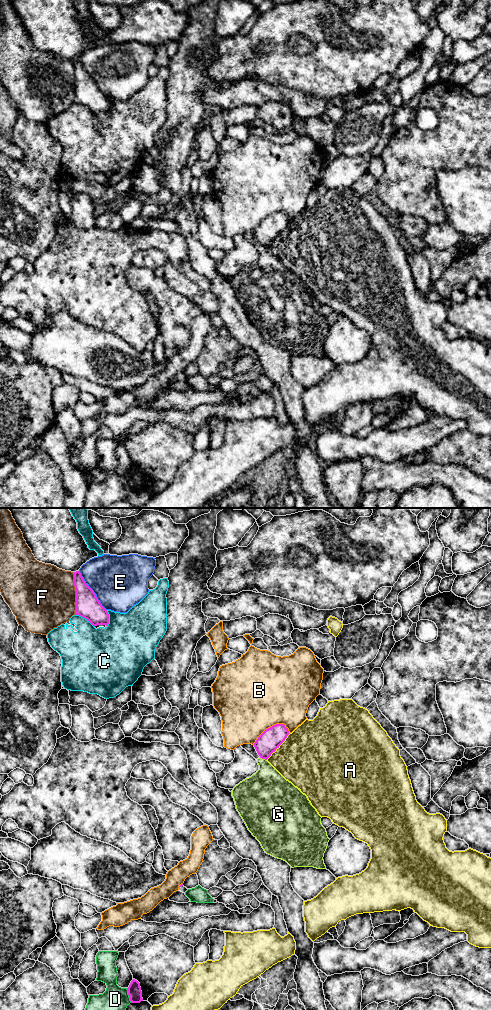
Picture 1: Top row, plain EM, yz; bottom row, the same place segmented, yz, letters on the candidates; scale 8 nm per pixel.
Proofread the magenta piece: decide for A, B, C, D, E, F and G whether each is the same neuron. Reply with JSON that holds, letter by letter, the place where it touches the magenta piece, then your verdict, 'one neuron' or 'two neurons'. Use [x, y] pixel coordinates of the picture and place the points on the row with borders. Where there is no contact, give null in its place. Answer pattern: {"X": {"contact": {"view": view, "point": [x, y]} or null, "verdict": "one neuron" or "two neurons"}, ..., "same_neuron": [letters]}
{"A": {"contact": {"view": "yz", "point": [278, 747]}, "verdict": "two neurons"}, "B": {"contact": {"view": "yz", "point": [270, 727]}, "verdict": "two neurons"}, "C": {"contact": {"view": "yz", "point": [85, 618]}, "verdict": "two neurons"}, "D": {"contact": {"view": "yz", "point": [128, 994]}, "verdict": "two neurons"}, "E": {"contact": {"view": "yz", "point": [92, 591]}, "verdict": "two neurons"}, "F": {"contact": {"view": "yz", "point": [76, 593]}, "verdict": "two neurons"}, "G": {"contact": {"view": "yz", "point": [263, 758]}, "verdict": "two neurons"}, "same_neuron": []}

